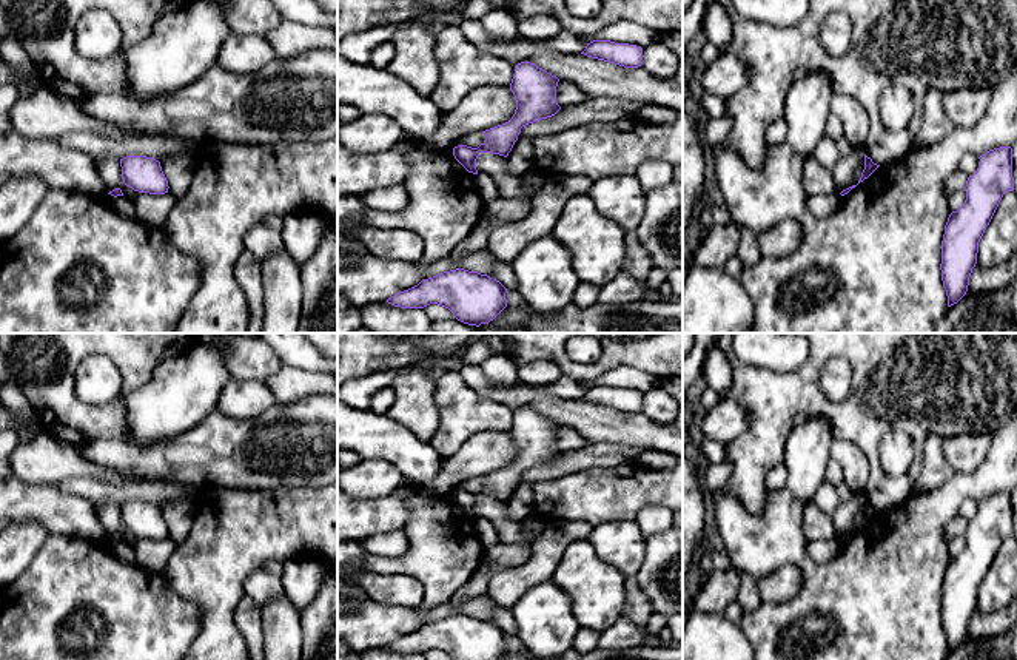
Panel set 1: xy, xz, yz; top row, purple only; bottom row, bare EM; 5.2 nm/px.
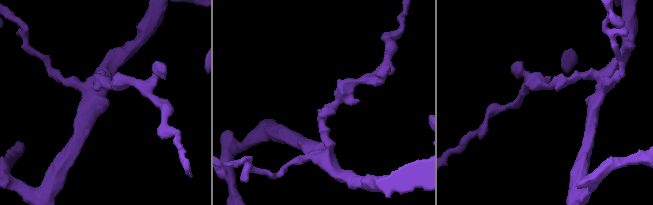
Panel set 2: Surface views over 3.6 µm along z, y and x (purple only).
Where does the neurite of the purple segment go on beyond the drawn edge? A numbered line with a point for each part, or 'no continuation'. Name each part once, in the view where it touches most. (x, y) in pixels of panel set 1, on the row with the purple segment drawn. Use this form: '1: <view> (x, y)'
no continuation

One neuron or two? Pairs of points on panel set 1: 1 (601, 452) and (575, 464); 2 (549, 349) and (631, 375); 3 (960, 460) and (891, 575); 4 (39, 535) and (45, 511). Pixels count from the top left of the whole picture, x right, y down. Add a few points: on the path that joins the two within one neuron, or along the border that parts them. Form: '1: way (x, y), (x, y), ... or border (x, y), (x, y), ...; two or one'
1: way (595, 454), (581, 460); one
2: border (649, 373), (627, 366), (617, 366), (581, 381); two
3: border (986, 451), (986, 455), (974, 469), (956, 472); two
4: border (16, 521), (36, 521), (51, 535); two

